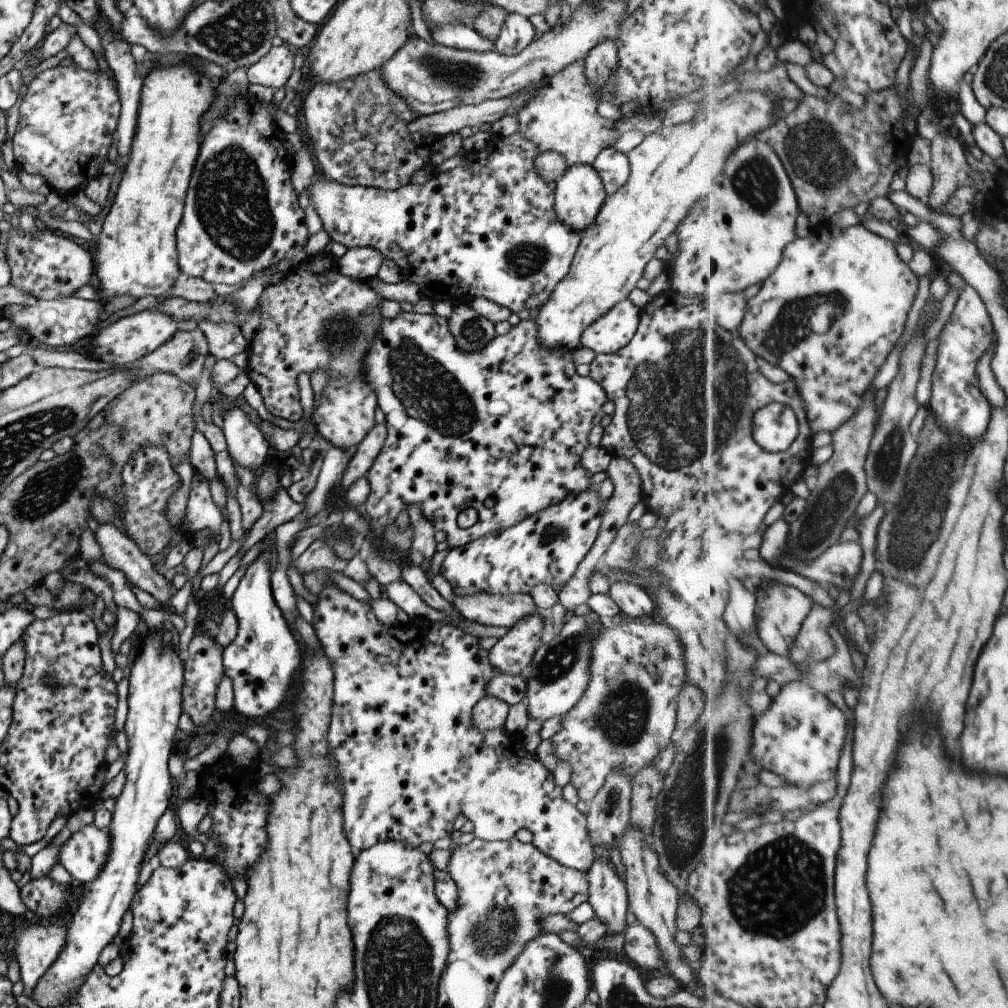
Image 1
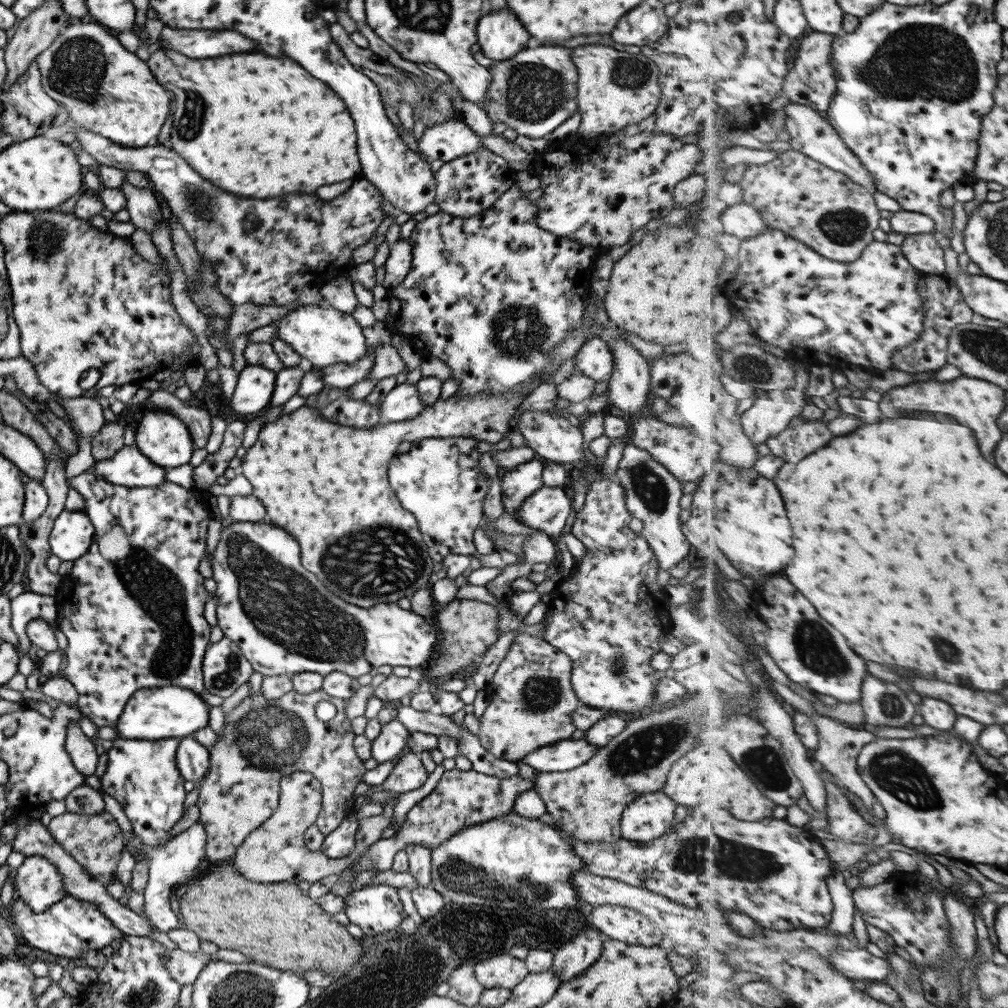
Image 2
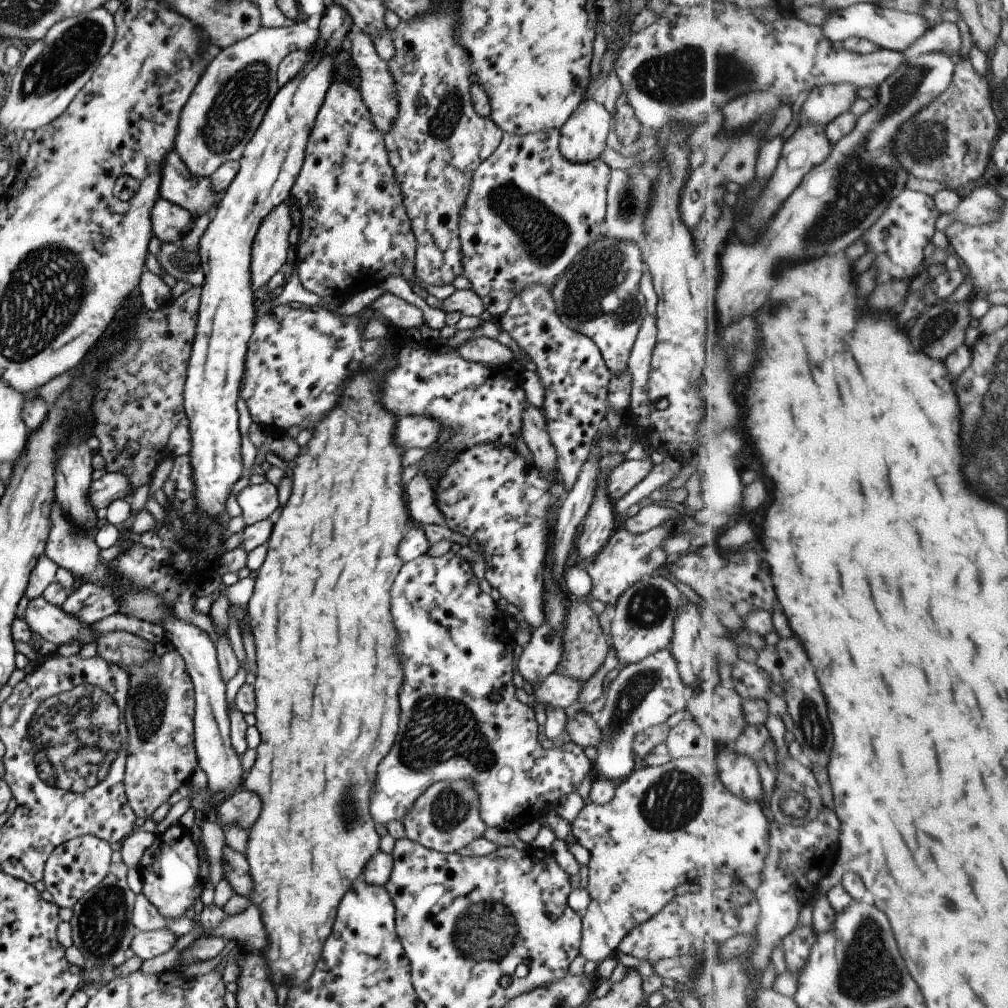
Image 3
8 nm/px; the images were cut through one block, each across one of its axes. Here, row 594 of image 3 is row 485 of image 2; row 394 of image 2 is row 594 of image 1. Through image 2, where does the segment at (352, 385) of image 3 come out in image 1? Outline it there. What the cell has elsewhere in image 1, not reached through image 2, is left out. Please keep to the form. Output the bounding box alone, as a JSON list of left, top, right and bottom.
[452,594,541,629]

